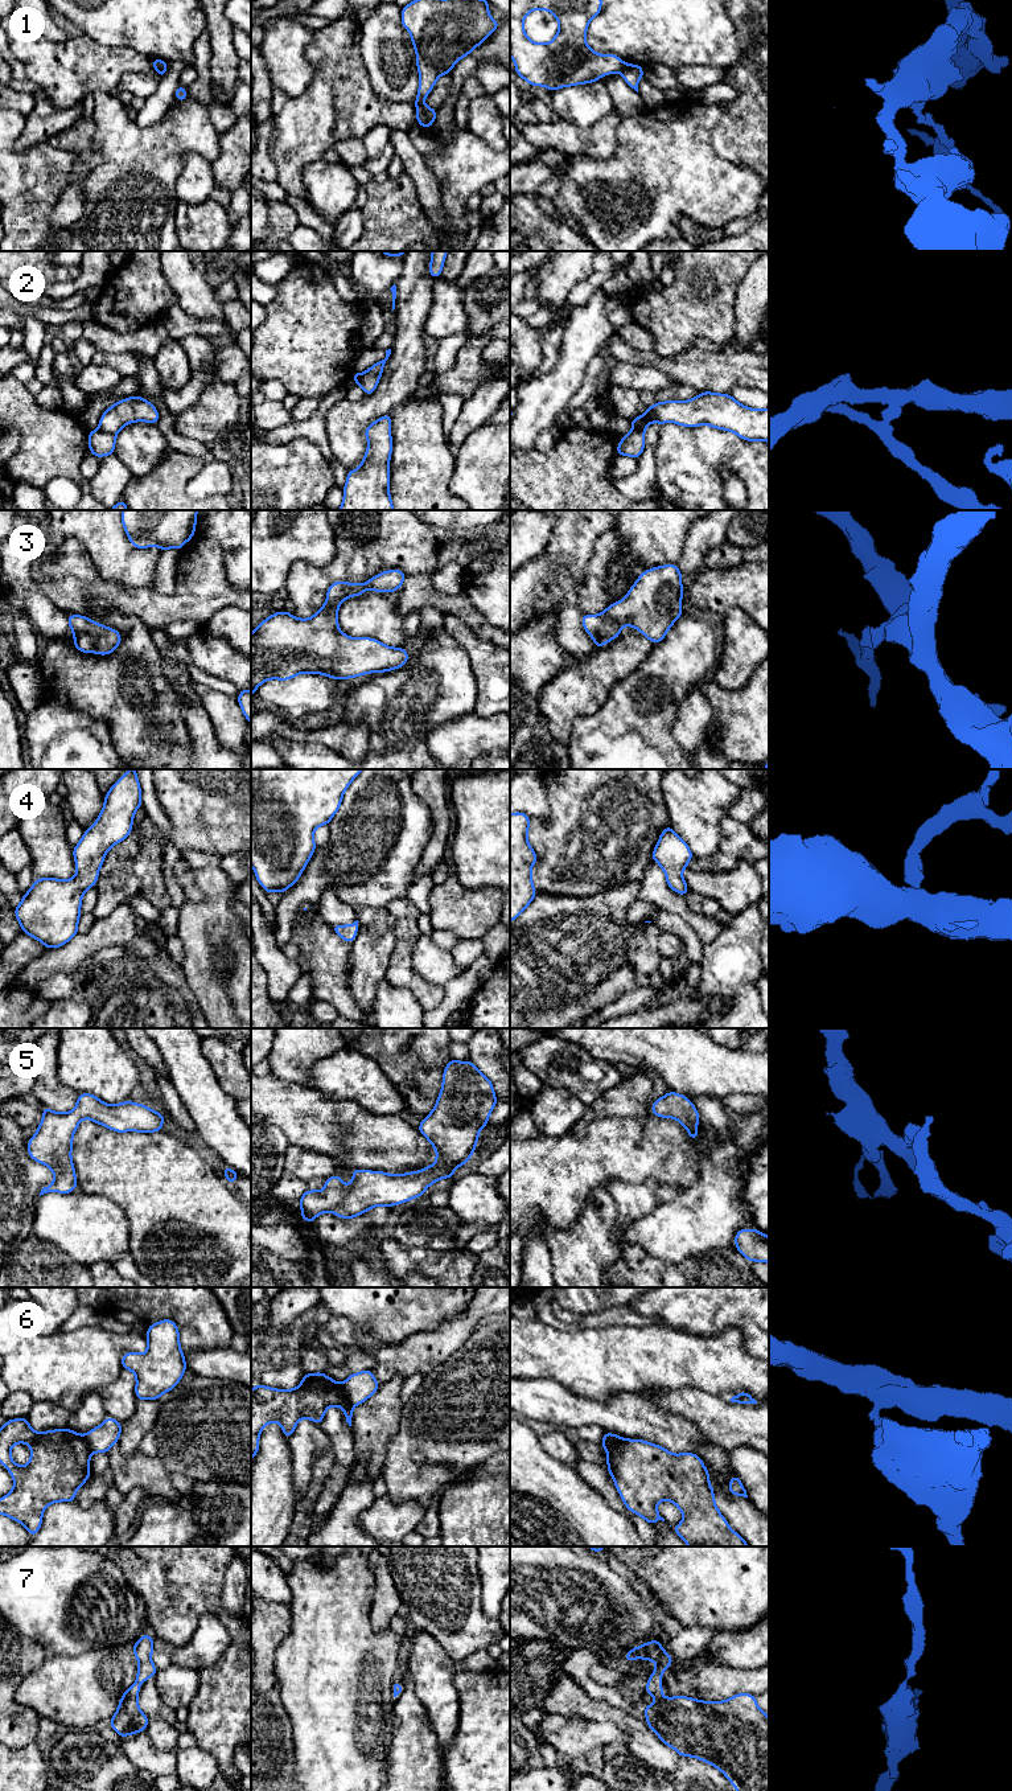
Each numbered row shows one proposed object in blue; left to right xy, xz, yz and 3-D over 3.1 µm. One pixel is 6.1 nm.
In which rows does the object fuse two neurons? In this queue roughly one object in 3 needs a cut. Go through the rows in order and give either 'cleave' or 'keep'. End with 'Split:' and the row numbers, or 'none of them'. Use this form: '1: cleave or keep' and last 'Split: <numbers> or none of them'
1: cleave
2: cleave
3: keep
4: keep
5: keep
6: cleave
7: keep
Split: 1, 2, 6

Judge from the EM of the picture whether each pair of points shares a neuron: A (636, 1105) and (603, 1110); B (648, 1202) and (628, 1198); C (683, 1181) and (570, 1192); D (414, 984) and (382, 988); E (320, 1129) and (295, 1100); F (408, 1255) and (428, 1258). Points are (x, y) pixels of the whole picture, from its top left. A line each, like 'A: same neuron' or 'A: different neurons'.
A: same neuron
B: same neuron
C: same neuron
D: different neurons
E: same neuron
F: same neuron

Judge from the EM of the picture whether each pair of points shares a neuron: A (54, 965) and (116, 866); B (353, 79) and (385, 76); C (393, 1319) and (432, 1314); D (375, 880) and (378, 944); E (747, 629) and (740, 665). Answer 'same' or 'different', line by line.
A: different
B: different
C: same
D: different
E: same

